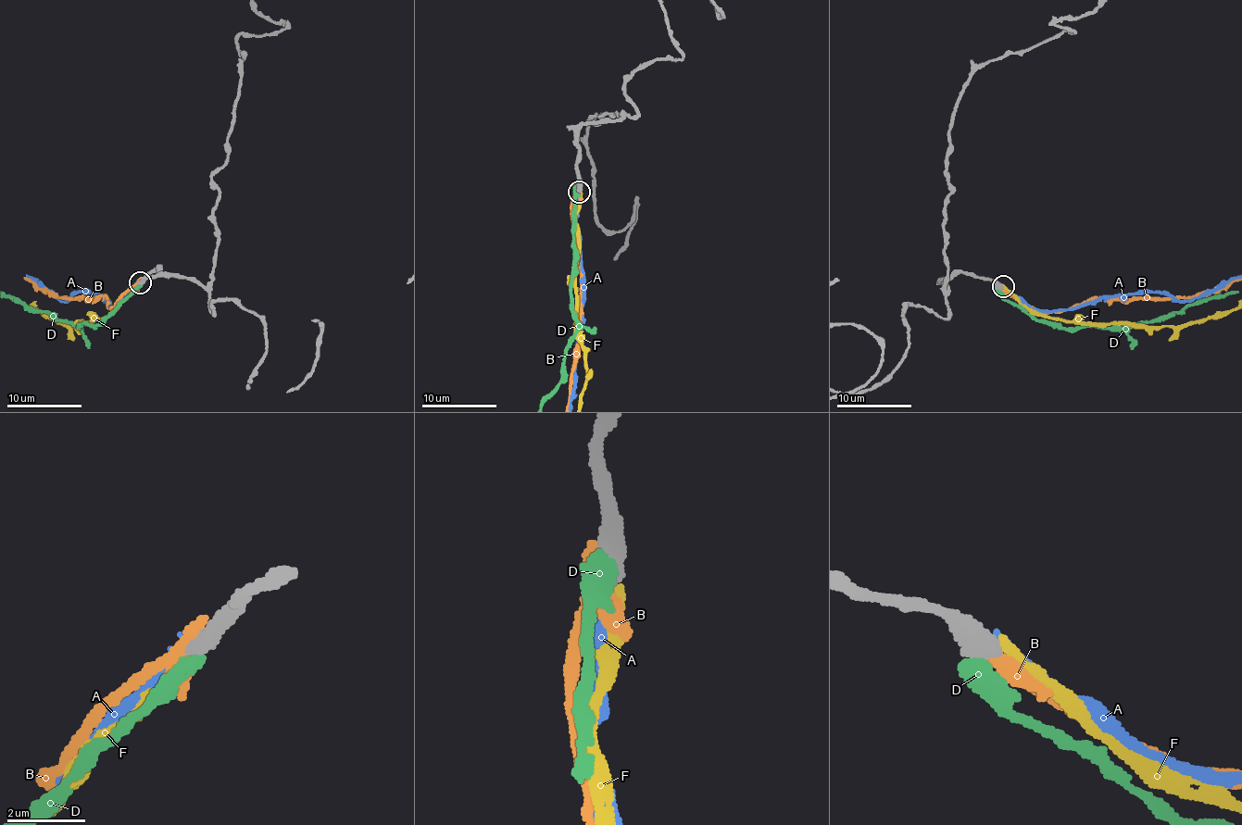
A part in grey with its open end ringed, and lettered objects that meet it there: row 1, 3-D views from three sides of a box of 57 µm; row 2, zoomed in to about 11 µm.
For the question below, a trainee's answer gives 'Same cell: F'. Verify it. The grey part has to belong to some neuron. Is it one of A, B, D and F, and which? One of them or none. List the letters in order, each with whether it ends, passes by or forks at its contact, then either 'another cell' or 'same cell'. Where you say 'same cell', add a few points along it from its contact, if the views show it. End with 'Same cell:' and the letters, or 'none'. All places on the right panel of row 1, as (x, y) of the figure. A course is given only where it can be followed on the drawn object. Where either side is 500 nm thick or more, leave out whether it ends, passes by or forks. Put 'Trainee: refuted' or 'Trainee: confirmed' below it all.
A: another cell
B: another cell
D: another cell
F: same cell
Same cell: F
Trainee: confirmed

